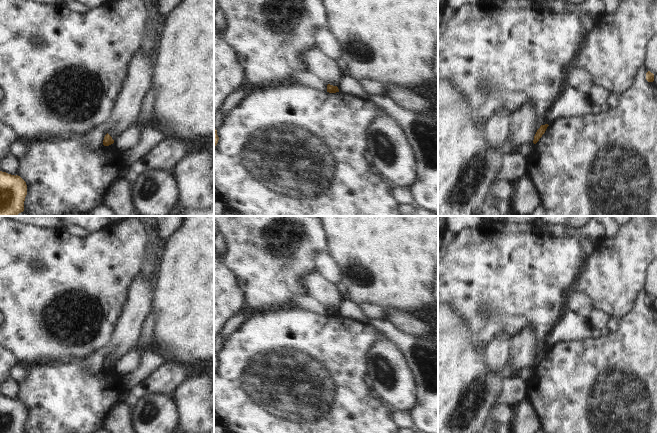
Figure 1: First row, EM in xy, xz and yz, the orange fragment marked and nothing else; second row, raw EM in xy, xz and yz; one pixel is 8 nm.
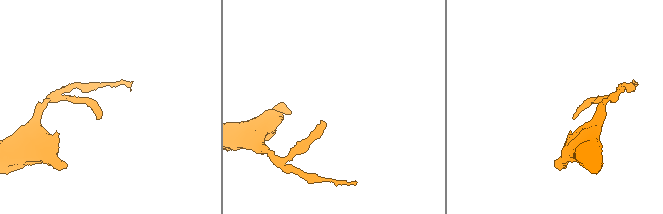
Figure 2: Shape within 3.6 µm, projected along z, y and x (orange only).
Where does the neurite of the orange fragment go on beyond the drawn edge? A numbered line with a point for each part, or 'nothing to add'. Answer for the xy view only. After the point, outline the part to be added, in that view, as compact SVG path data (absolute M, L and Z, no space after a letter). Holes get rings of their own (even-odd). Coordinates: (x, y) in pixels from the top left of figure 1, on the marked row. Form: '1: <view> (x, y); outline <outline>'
nothing to add

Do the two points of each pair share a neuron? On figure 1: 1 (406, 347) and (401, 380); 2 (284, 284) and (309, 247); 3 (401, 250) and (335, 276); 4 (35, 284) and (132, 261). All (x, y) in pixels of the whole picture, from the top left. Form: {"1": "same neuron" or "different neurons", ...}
{"1": "different neurons", "2": "same neuron", "3": "different neurons", "4": "same neuron"}

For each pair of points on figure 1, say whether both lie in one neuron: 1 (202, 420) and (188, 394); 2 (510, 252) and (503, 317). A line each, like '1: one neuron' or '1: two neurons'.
1: one neuron
2: one neuron

